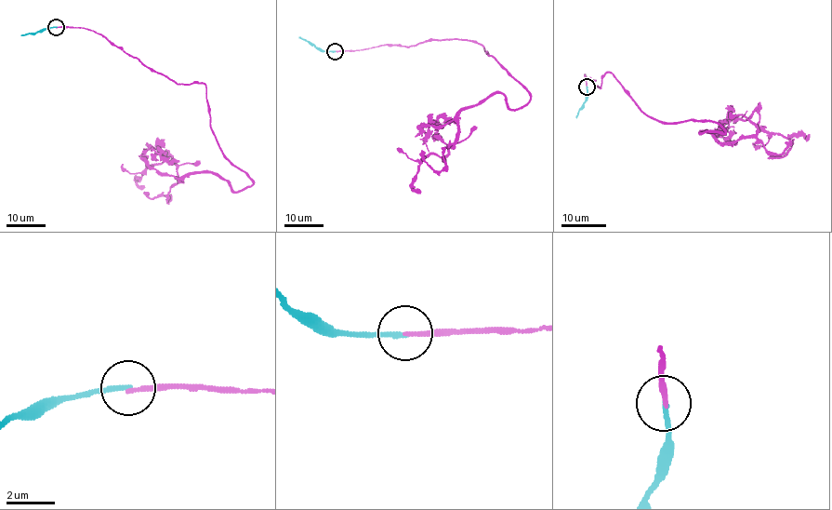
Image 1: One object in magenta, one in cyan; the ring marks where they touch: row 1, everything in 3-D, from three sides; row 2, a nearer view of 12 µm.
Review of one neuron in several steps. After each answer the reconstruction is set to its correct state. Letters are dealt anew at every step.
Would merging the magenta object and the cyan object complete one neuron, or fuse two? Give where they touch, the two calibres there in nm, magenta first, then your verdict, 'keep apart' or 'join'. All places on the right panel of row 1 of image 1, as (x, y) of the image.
at (587, 87); 180 nm thick on the magenta side, 200 nm on the other; keep apart

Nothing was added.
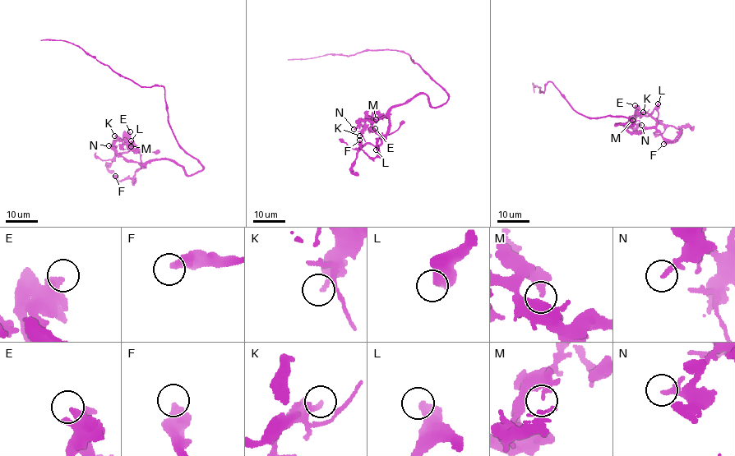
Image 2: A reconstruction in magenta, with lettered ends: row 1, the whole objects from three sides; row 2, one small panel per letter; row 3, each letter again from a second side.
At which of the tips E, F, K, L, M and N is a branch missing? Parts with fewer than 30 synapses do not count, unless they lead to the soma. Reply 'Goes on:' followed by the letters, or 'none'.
Goes on: N

